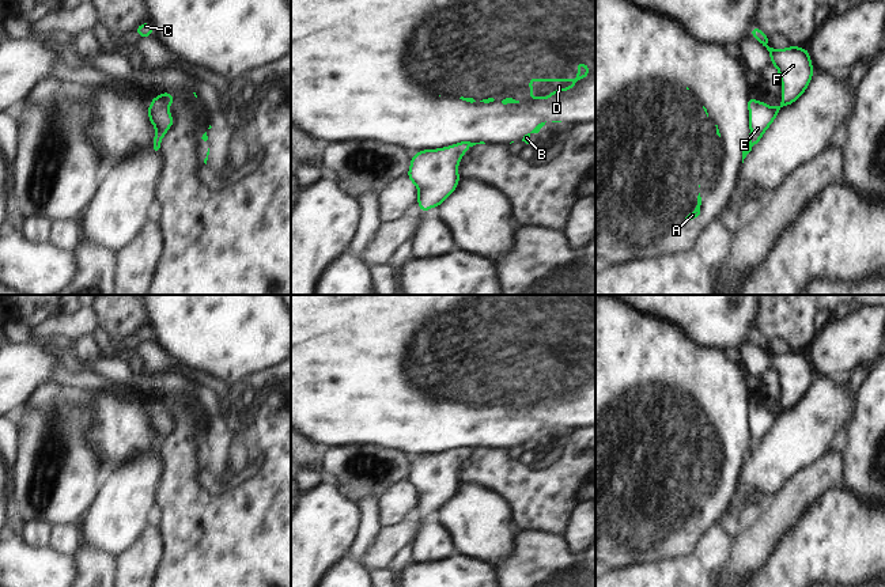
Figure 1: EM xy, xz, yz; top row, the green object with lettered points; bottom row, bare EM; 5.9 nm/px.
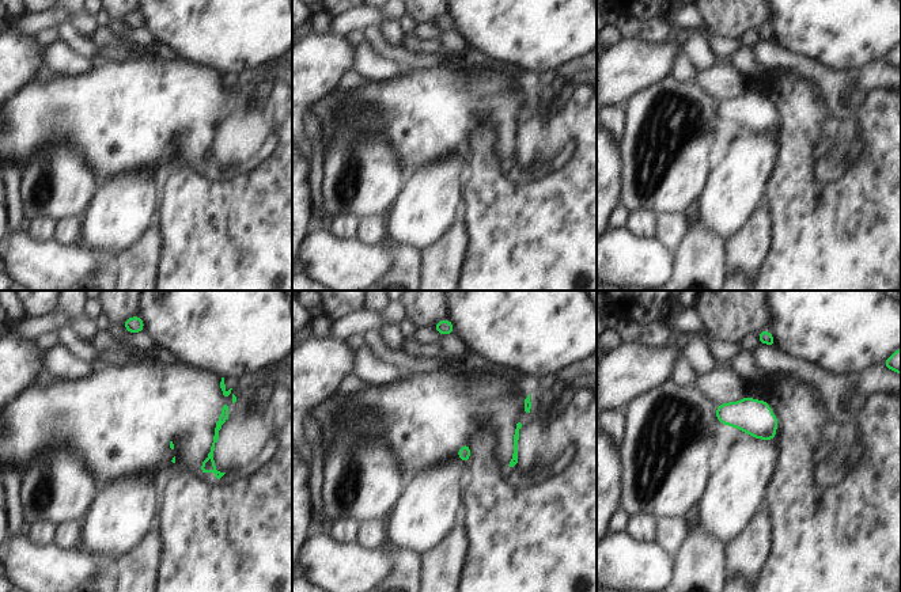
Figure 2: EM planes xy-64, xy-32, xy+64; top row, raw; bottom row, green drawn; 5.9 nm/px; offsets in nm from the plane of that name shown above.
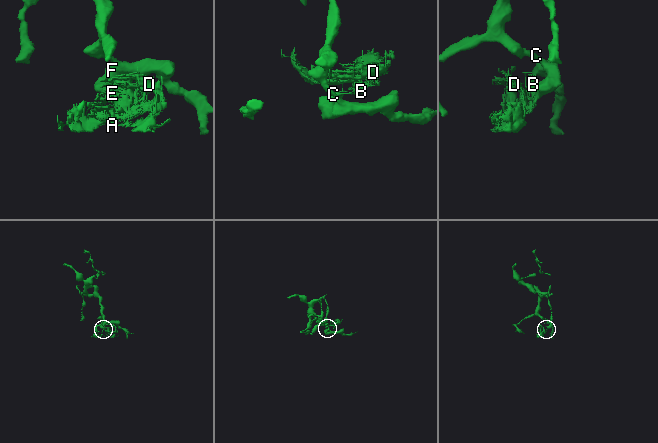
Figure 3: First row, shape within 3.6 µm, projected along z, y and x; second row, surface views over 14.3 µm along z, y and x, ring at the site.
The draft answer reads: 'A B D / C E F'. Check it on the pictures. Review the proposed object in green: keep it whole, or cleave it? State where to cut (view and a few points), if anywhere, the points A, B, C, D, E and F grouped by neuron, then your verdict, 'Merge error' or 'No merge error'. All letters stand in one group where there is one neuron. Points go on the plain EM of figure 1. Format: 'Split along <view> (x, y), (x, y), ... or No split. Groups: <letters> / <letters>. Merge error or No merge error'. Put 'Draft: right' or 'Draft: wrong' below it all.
Split along xy (152, 406), (165, 416). Groups: A B D / C E F. Merge error
Draft: right

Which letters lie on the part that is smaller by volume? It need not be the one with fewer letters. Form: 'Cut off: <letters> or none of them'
Cut off: A, B, D

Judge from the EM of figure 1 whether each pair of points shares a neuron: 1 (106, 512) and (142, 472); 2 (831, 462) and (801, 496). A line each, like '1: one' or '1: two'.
1: one
2: one

